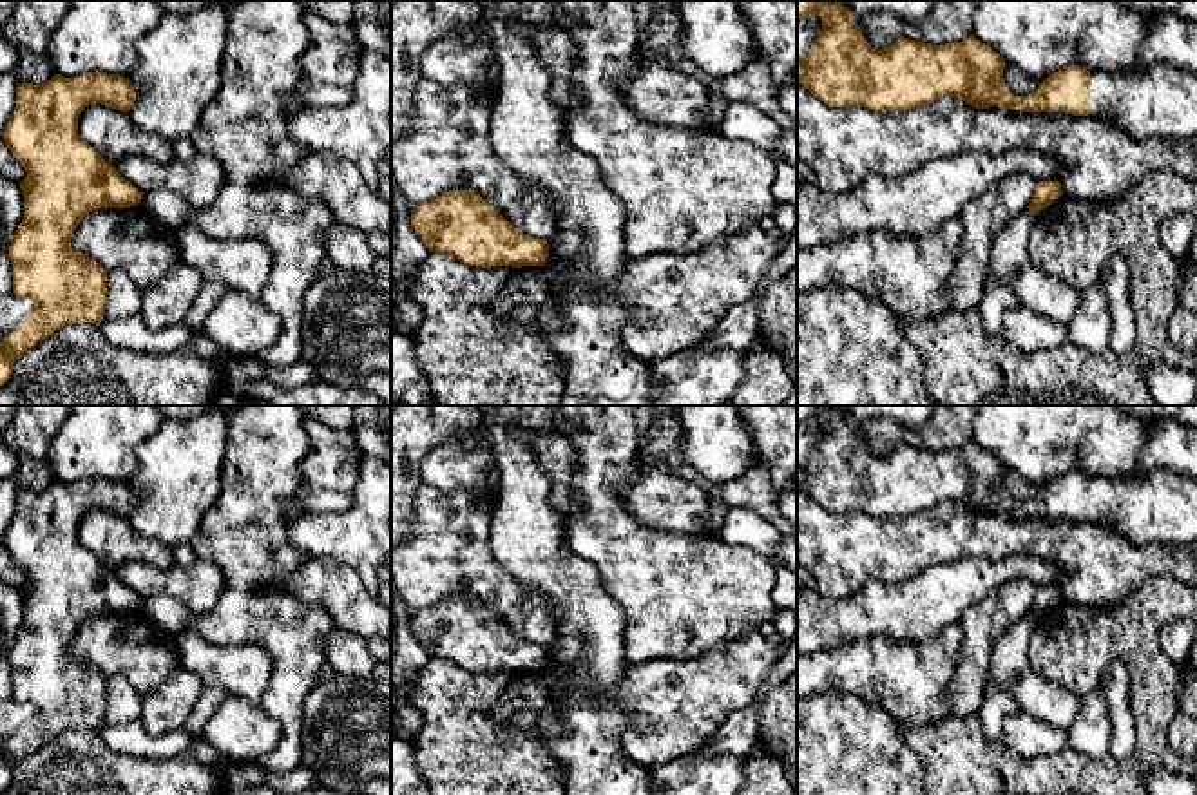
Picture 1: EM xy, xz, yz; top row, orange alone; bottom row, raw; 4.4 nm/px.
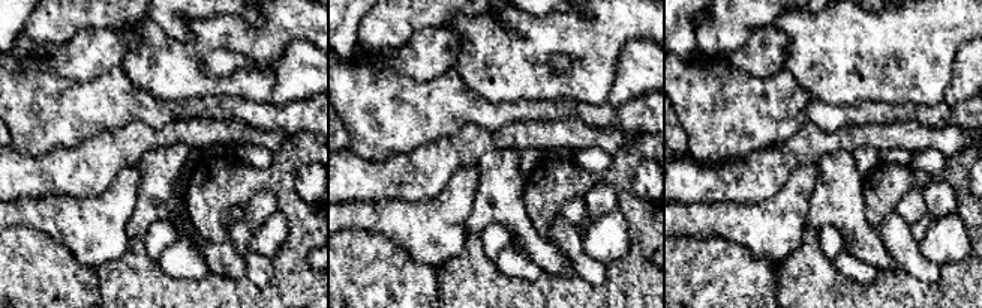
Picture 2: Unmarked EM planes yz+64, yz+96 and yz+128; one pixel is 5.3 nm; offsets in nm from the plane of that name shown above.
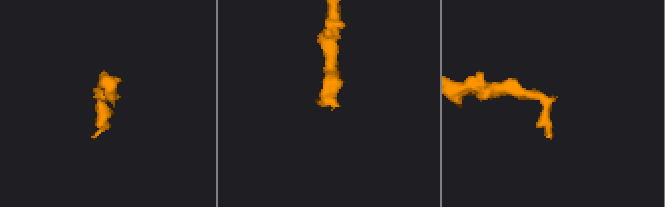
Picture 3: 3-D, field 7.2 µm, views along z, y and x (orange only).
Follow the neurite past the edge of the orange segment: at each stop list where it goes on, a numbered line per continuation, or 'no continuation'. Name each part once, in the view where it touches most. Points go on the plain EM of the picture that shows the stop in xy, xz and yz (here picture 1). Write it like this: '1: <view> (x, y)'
1: yz (1159, 507)

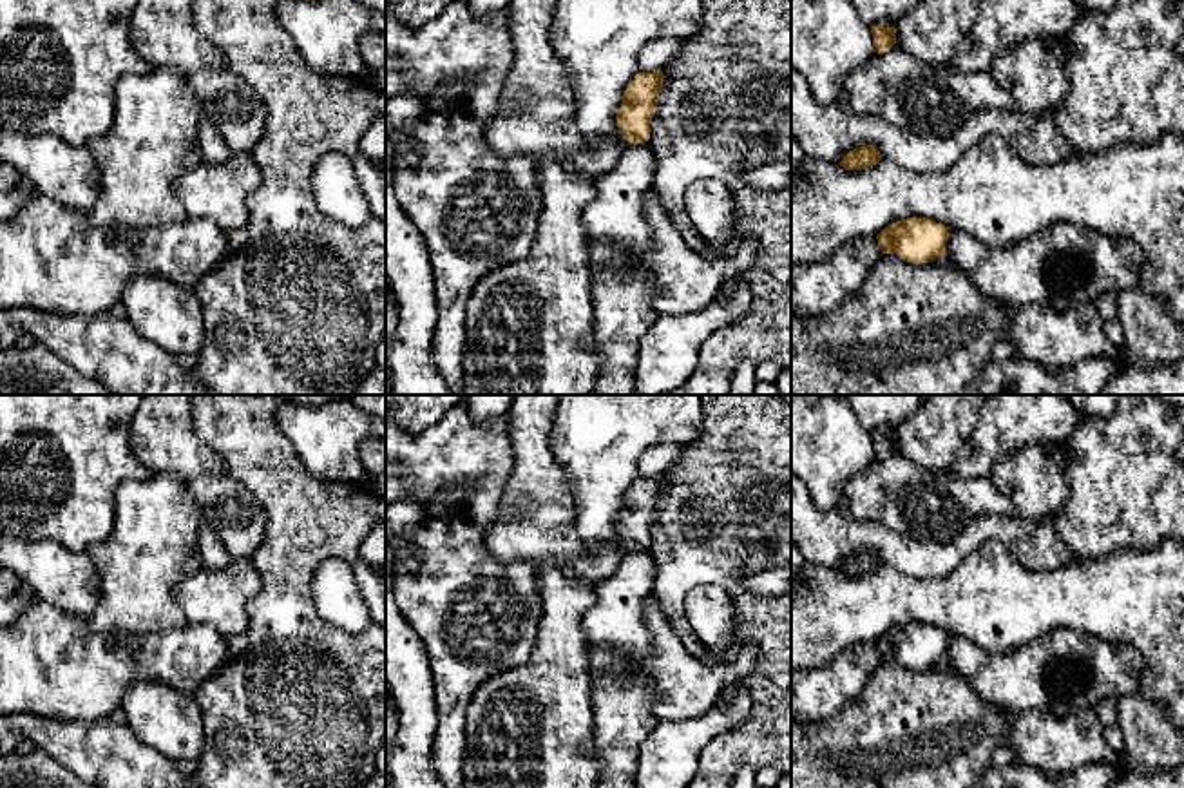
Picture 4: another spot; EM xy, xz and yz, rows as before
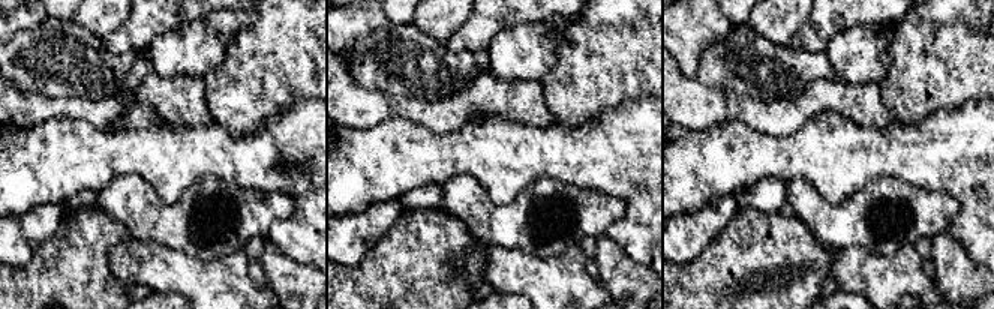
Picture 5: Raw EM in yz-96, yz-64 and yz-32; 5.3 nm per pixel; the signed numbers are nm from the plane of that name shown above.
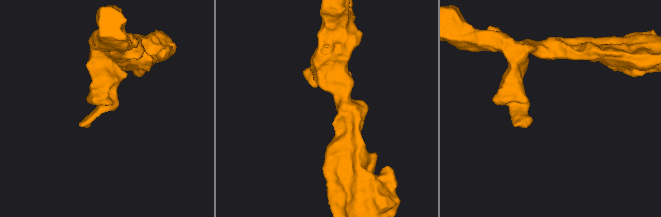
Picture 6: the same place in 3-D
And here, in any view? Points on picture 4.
no continuation

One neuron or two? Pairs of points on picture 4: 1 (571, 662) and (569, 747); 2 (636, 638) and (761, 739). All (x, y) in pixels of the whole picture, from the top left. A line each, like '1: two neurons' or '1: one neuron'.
1: one neuron
2: two neurons

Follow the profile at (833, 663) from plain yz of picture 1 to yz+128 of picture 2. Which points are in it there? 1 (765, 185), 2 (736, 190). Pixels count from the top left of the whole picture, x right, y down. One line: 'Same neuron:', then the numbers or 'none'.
Same neuron: none

